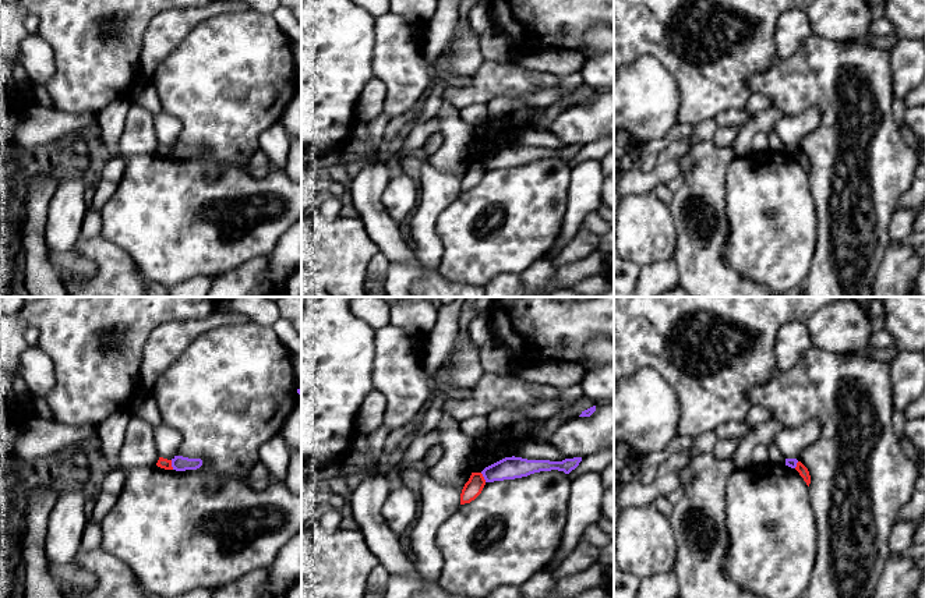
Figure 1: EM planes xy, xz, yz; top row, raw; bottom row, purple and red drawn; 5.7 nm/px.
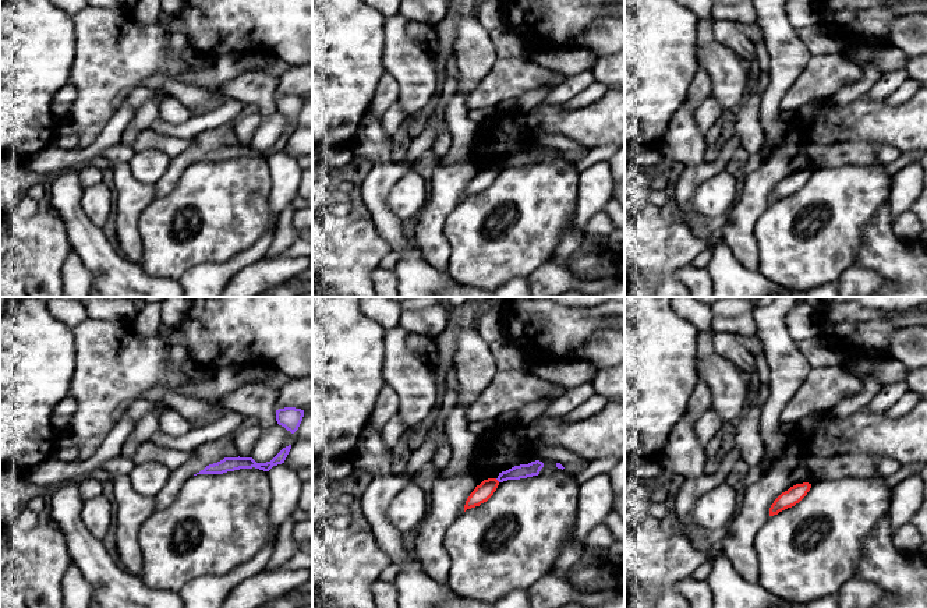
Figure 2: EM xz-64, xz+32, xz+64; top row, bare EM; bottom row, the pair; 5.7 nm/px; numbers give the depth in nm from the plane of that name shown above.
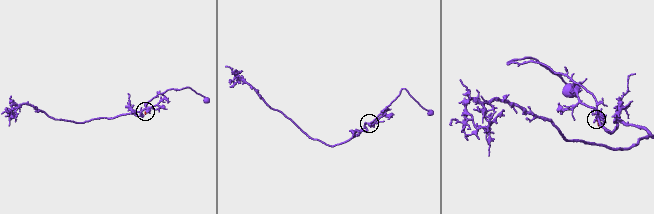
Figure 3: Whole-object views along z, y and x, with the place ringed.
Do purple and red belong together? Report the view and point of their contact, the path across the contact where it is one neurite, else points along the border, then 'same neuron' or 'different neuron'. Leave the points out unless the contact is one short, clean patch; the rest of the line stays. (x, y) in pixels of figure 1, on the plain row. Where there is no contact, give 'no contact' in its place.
contact xy (172, 152); border xy (170, 148), (173, 156); different neuron

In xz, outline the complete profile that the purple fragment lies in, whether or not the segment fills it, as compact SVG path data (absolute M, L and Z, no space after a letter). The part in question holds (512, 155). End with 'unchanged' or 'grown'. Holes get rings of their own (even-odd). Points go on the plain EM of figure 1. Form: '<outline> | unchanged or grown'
M505 145L488 155L486 155L481 162L486 170L504 169L504 167L515 167L527 164L540 159L551 159L558 158L569 162L575 158L582 145L565 146L562 149L550 149L550 148L527 148L522 145Z | unchanged

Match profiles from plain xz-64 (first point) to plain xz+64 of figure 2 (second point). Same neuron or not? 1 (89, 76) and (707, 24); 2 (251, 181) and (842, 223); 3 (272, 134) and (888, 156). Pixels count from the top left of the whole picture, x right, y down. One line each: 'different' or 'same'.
1: same
2: same
3: different

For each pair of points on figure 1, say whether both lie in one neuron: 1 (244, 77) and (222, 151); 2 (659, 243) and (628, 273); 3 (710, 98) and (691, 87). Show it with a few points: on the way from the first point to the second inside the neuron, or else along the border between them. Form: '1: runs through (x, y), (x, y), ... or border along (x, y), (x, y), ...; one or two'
1: runs through (226, 95), (226, 133); one
2: border along (628, 259), (641, 266); two
3: runs through (706, 94), (699, 87), (695, 87); one

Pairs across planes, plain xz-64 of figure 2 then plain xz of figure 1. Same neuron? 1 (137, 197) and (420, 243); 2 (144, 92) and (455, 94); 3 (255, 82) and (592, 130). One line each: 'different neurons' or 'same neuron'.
1: same neuron
2: same neuron
3: different neurons

